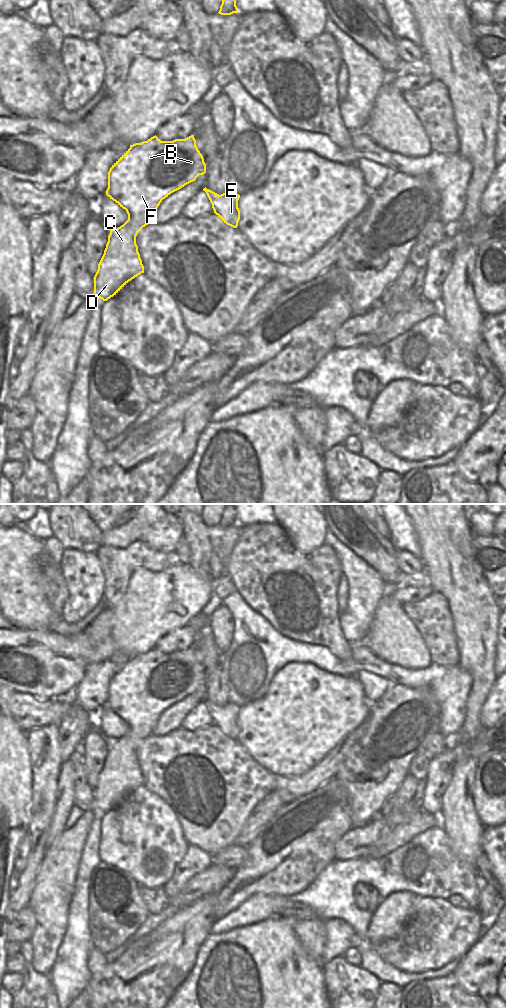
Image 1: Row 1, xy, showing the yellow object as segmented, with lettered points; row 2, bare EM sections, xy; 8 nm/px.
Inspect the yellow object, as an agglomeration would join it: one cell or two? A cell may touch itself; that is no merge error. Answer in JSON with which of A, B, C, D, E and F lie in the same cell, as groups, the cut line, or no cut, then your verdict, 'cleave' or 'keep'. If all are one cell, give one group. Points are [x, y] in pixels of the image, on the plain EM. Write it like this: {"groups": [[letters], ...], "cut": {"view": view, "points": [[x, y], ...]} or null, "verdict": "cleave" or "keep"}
{"groups": [["A", "B", "C", "D", "E", "F"]], "cut": null, "verdict": "keep"}

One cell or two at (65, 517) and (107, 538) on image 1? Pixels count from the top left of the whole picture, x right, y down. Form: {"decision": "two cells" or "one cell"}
{"decision": "two cells"}

